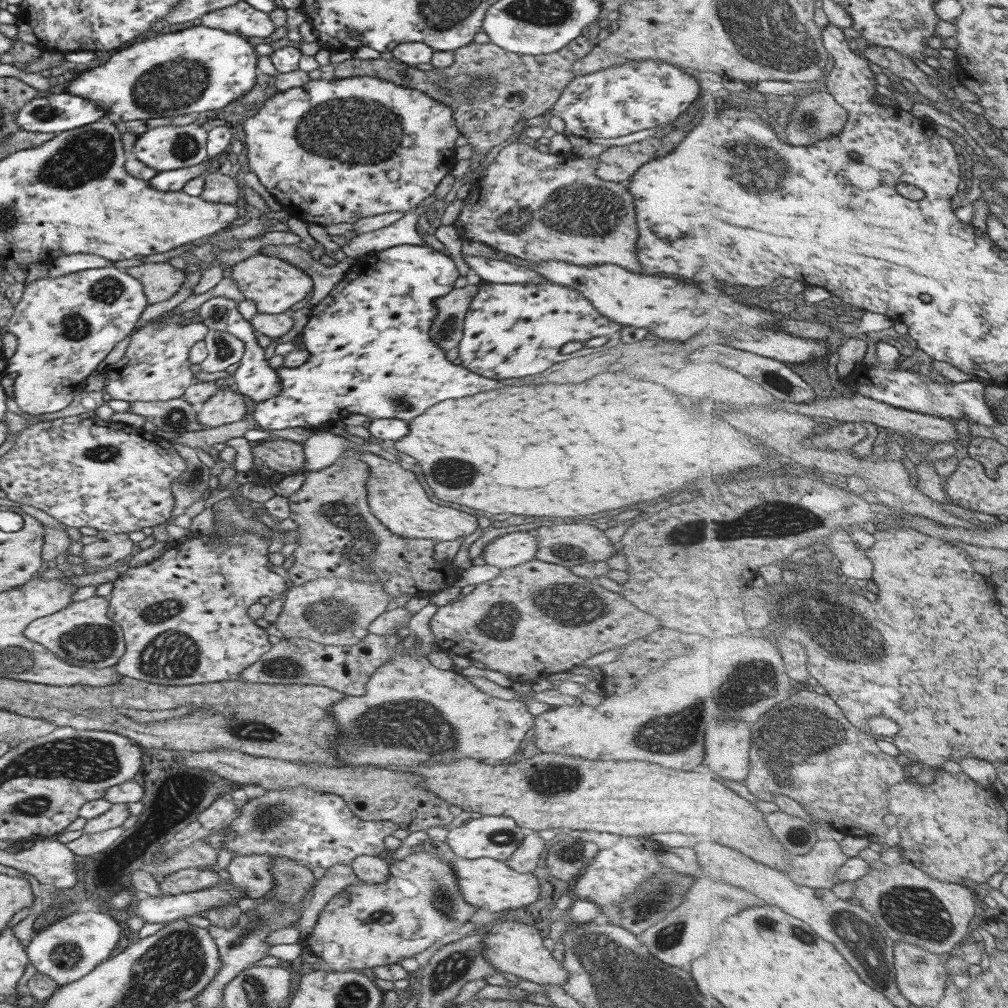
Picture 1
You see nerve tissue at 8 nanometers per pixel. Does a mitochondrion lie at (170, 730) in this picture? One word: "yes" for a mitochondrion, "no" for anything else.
no

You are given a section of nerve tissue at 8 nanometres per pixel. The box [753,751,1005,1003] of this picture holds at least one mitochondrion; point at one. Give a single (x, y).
(916, 910)

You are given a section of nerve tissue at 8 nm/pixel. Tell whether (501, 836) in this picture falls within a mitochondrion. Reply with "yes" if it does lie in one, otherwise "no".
yes

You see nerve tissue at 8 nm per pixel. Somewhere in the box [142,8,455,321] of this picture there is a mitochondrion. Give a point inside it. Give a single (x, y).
(355, 131)

